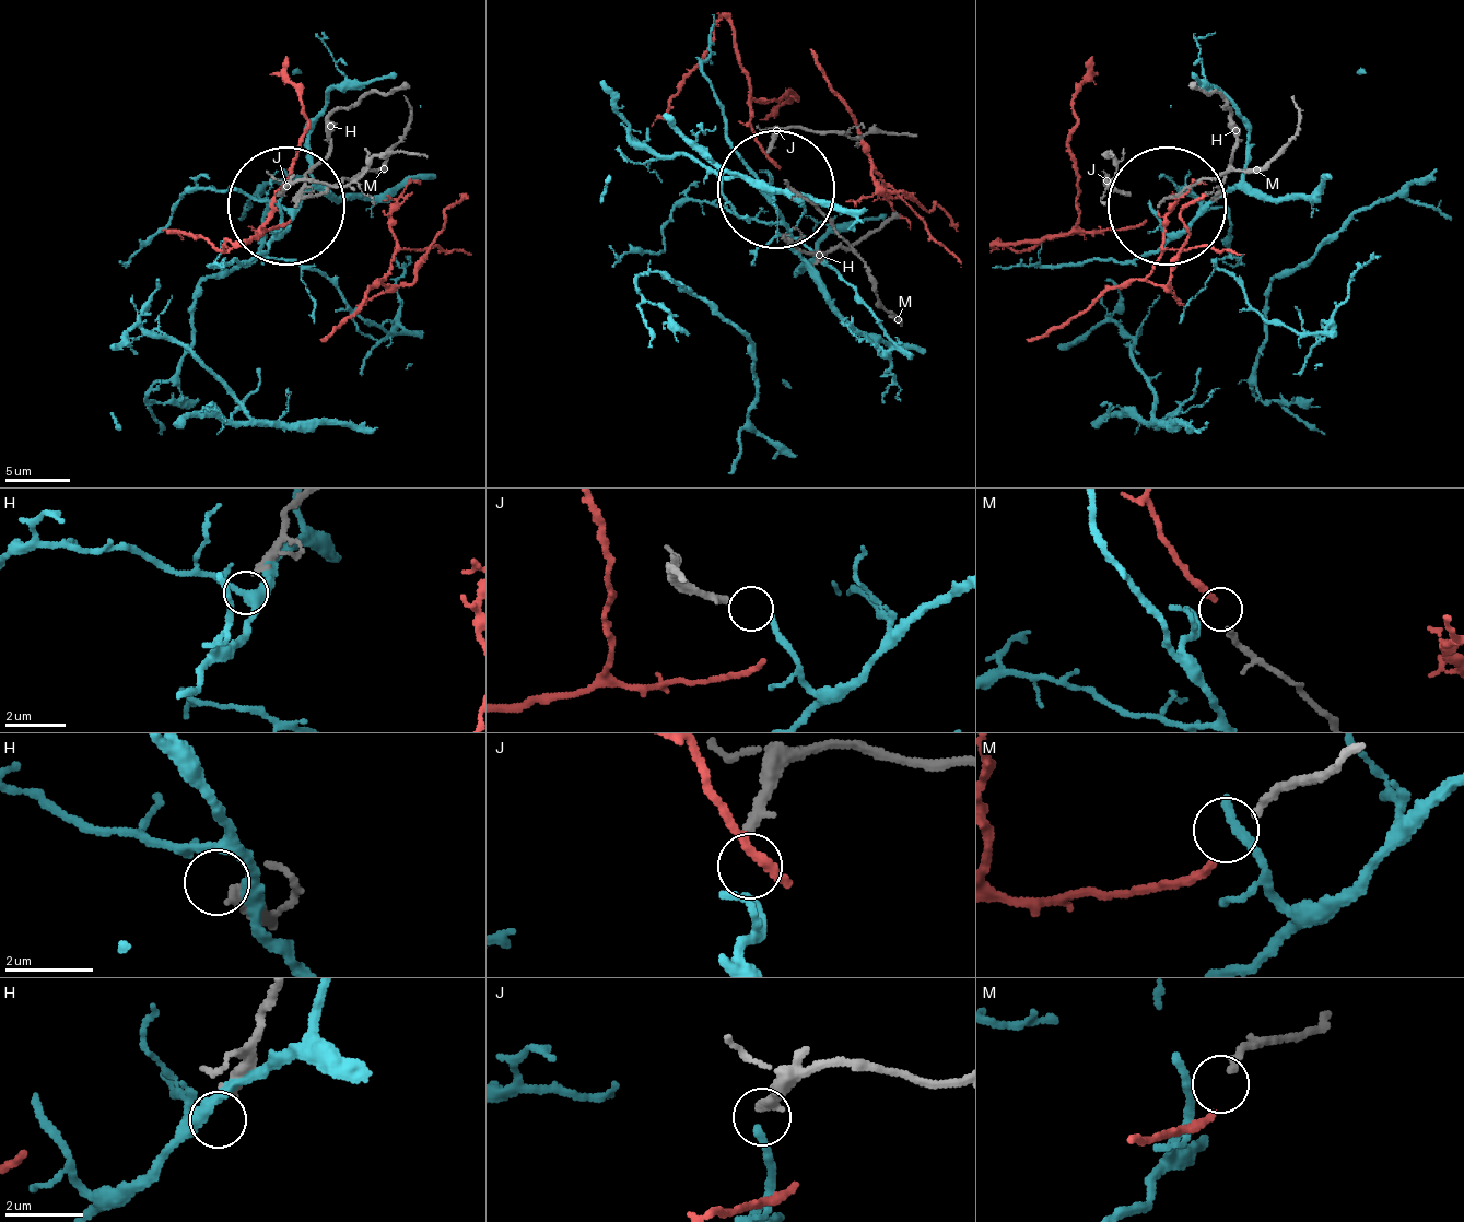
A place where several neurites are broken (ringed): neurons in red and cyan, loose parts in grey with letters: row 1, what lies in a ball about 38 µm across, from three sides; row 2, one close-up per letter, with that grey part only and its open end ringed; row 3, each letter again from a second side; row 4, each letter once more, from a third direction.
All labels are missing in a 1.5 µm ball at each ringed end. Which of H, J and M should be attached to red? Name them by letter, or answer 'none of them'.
M

